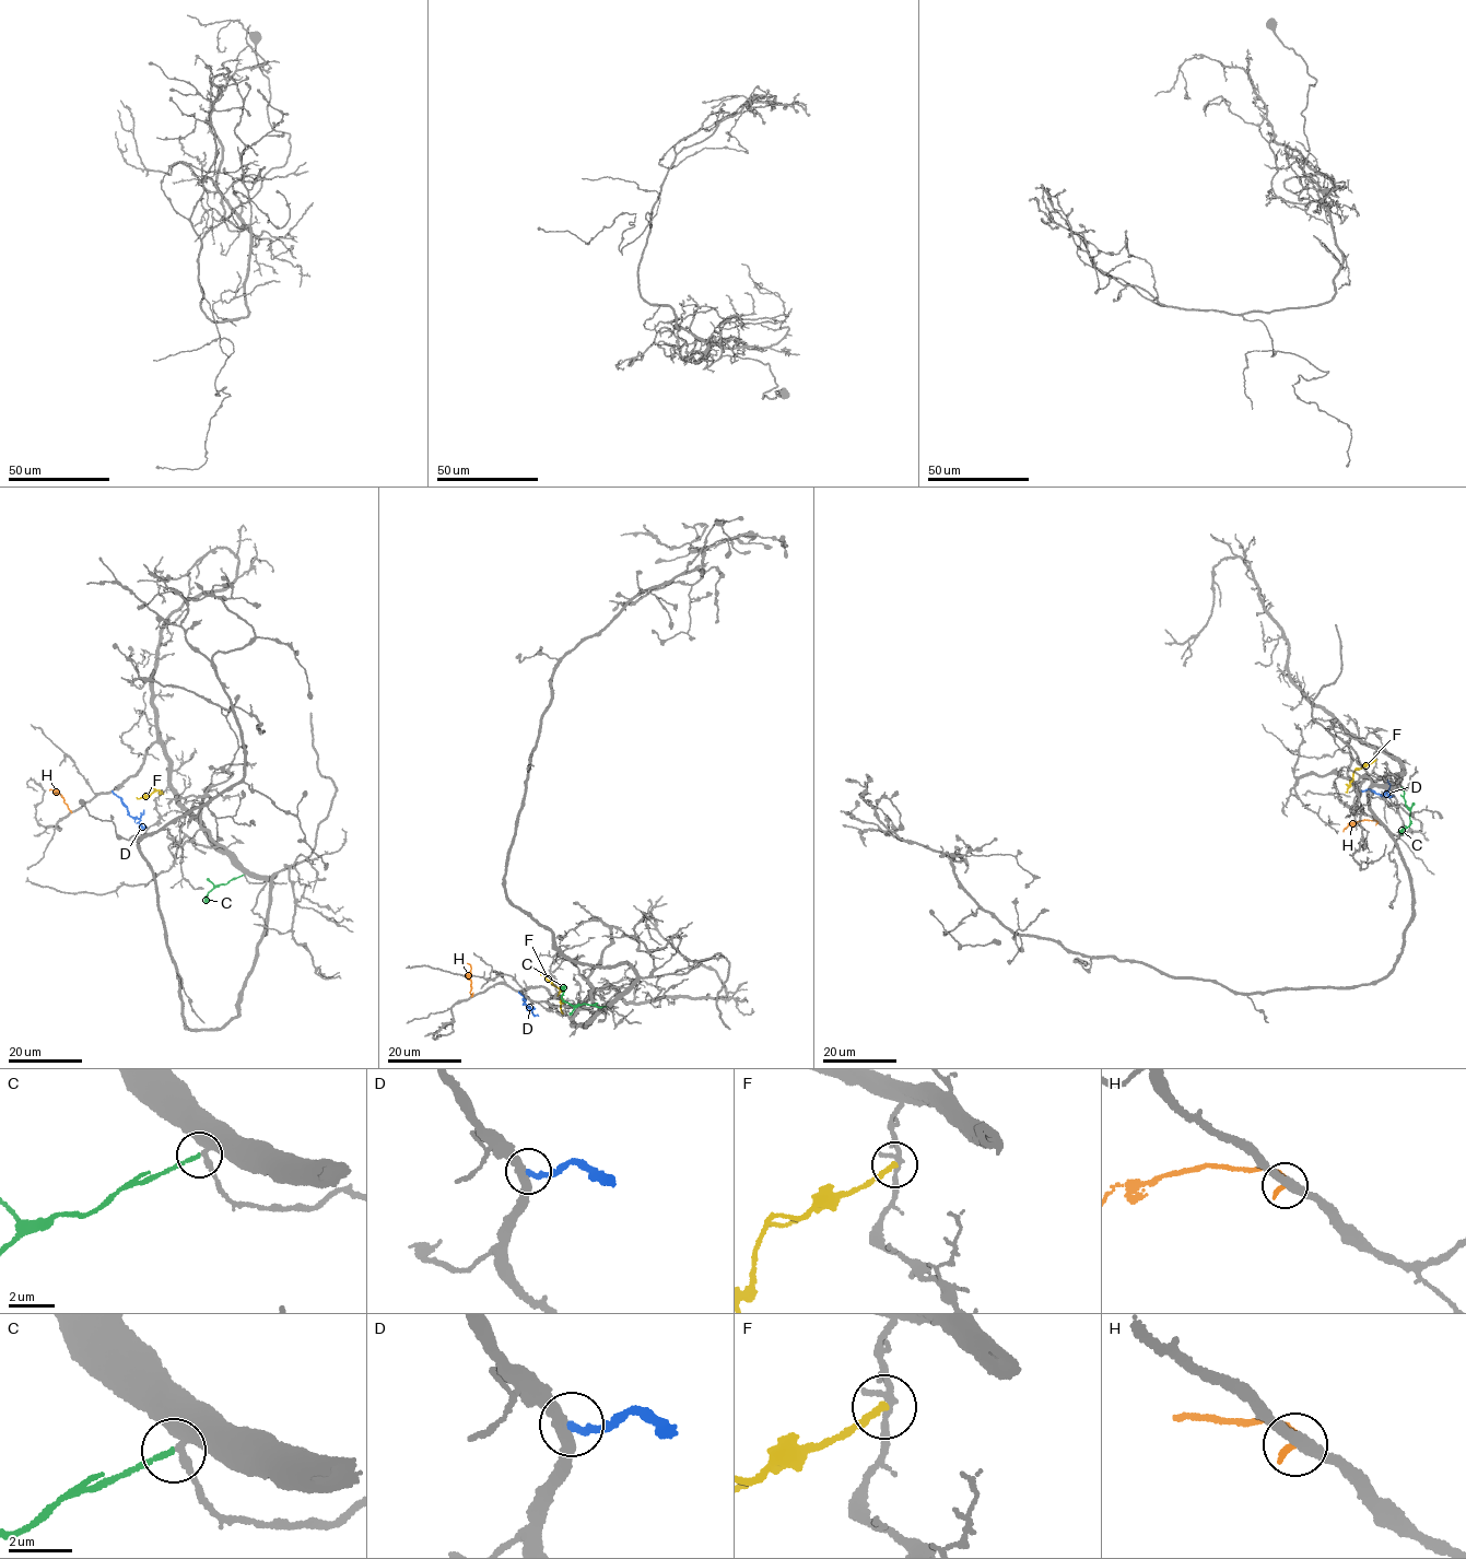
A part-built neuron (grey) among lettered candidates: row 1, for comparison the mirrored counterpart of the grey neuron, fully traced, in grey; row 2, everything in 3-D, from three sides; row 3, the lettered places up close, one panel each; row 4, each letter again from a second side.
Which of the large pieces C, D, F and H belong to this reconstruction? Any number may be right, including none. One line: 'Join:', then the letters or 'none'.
Join: C

